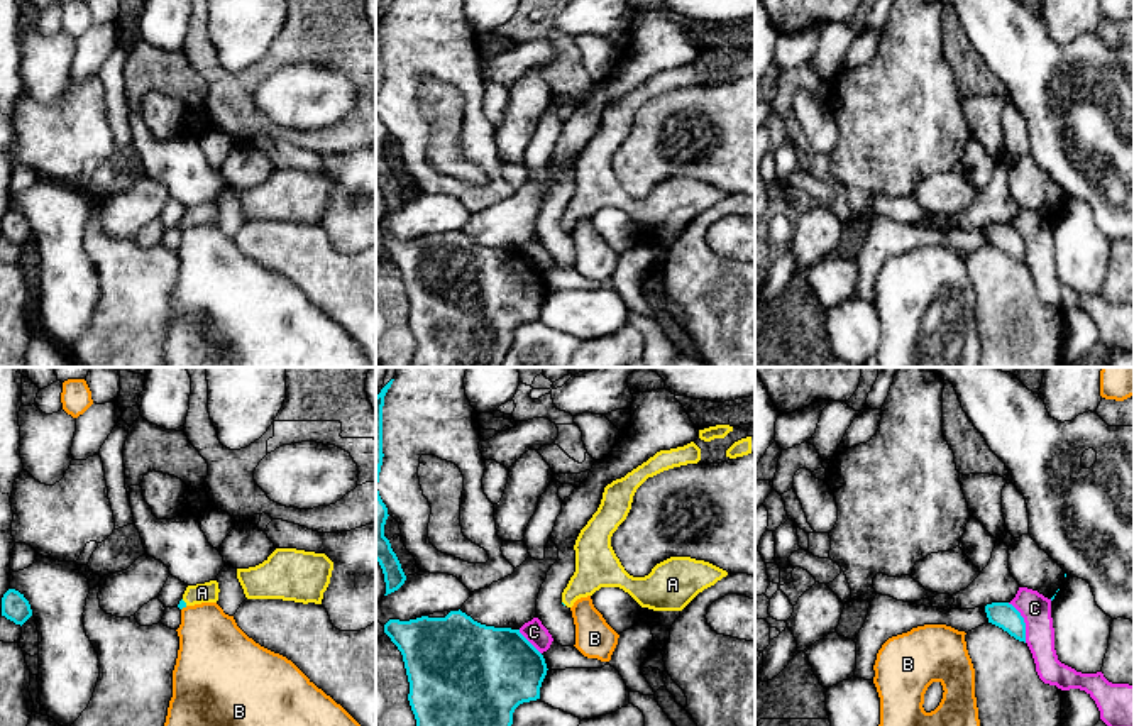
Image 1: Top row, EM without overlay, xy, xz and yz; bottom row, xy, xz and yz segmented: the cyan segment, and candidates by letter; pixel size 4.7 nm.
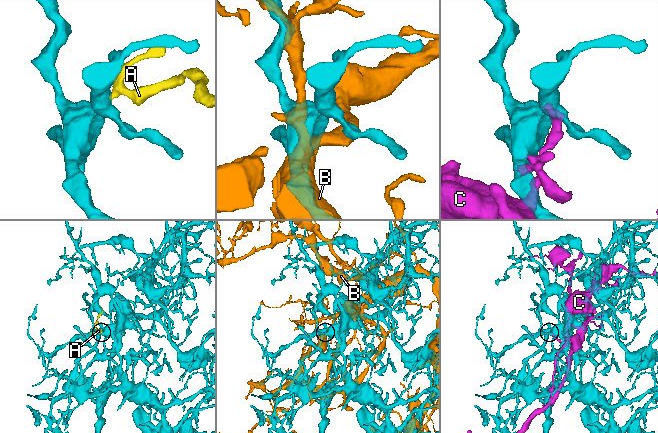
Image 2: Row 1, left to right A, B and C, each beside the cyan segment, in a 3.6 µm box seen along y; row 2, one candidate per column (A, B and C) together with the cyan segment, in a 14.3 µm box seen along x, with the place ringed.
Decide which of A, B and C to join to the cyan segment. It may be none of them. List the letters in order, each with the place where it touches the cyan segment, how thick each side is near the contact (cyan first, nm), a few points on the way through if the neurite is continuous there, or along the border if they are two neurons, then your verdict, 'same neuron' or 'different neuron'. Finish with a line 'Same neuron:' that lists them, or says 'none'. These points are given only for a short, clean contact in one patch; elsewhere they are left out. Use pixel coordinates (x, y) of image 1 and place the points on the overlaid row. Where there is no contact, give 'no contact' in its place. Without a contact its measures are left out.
A: xy (185, 603) | 40/100 nm | across xy (181, 604), (185, 603), (193, 594), (202, 593) | same neuron
B: xy (183, 606) | 40/320 nm | different neuron
C: yz (1023, 621) | 120/150 nm | different neuron
Same neuron: A

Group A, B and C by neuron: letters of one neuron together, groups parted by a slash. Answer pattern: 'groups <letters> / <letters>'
groups A / B / C

